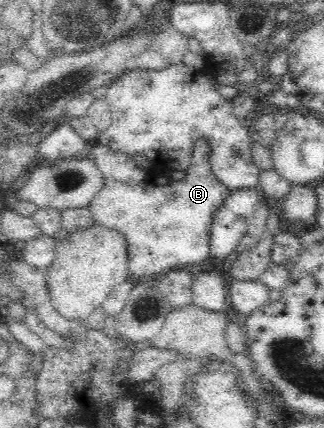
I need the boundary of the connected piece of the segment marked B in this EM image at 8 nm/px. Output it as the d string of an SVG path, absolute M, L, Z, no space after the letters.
M200 138L194 146L191 164L182 181L159 185L140 171L133 158L91 143L85 155L102 173L104 183L86 205L94 226L120 232L126 238L130 279L143 282L167 271L194 265L209 257L212 215L222 206L231 189L224 186L210 170L210 144Z

